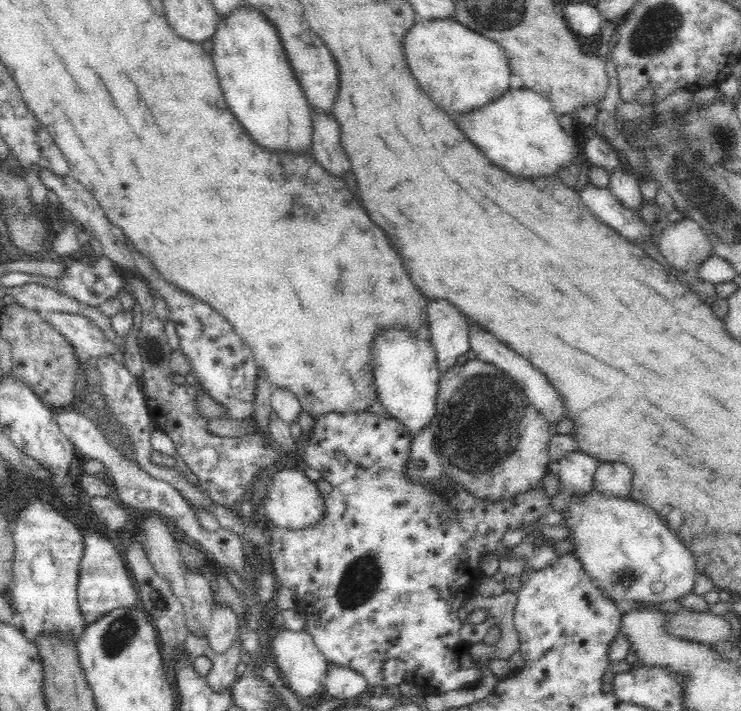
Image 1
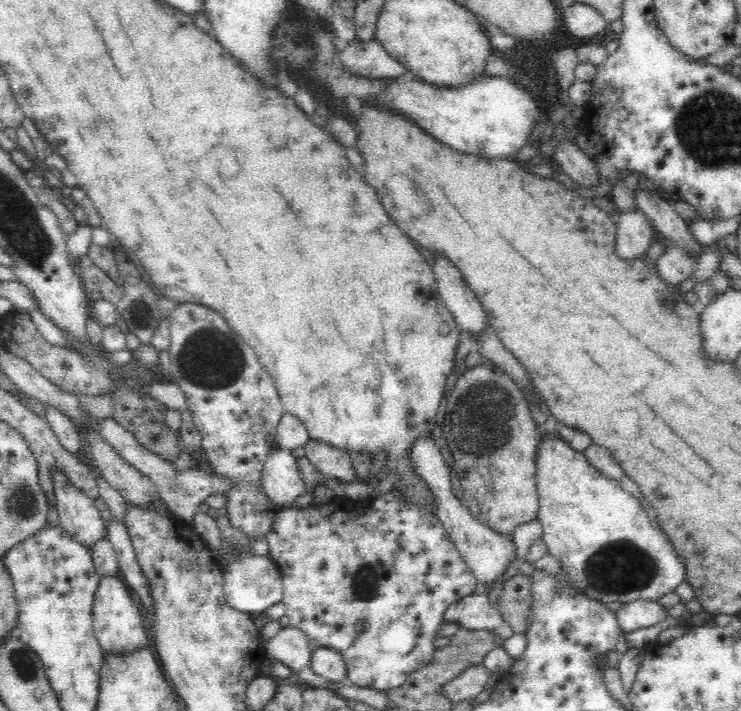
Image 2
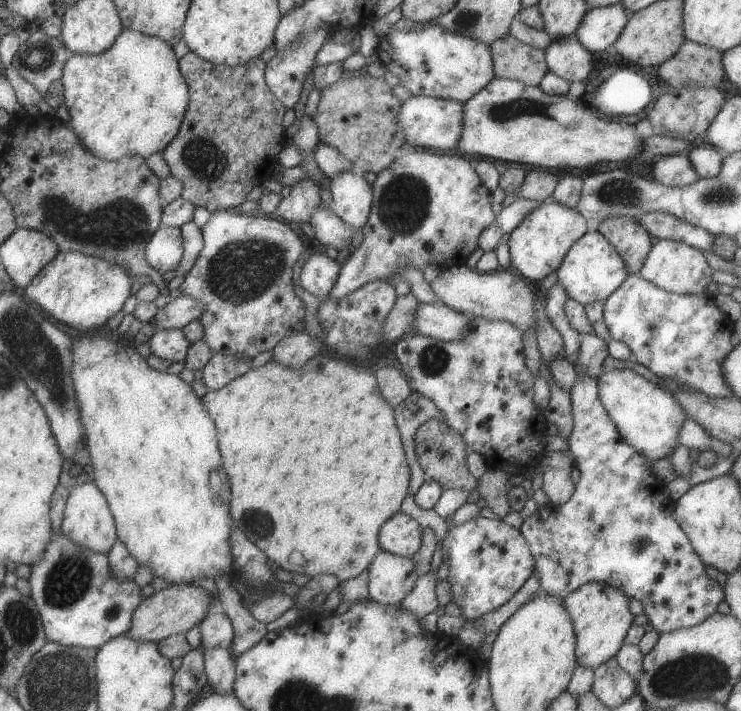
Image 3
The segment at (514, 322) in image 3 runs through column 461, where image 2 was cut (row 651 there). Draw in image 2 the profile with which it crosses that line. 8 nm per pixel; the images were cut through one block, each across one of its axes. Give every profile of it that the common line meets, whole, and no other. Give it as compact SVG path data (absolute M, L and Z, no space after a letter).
M282 627L279 632L264 645L267 658L282 662L295 678L304 668L310 668L313 647L308 637L298 628Z

